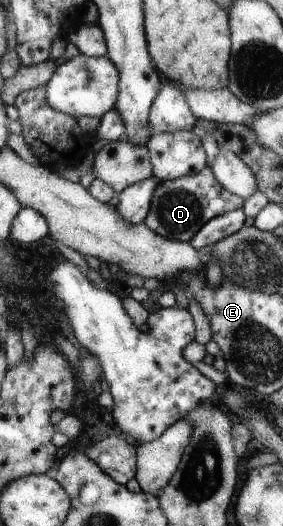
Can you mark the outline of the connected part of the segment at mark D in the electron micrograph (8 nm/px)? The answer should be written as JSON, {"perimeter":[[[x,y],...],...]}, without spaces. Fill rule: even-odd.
{"perimeter":[[[207,164],[199,173],[159,182],[151,200],[150,214],[143,223],[160,236],[188,243],[203,224],[224,213],[241,209],[244,201],[244,198],[225,189]]]}

